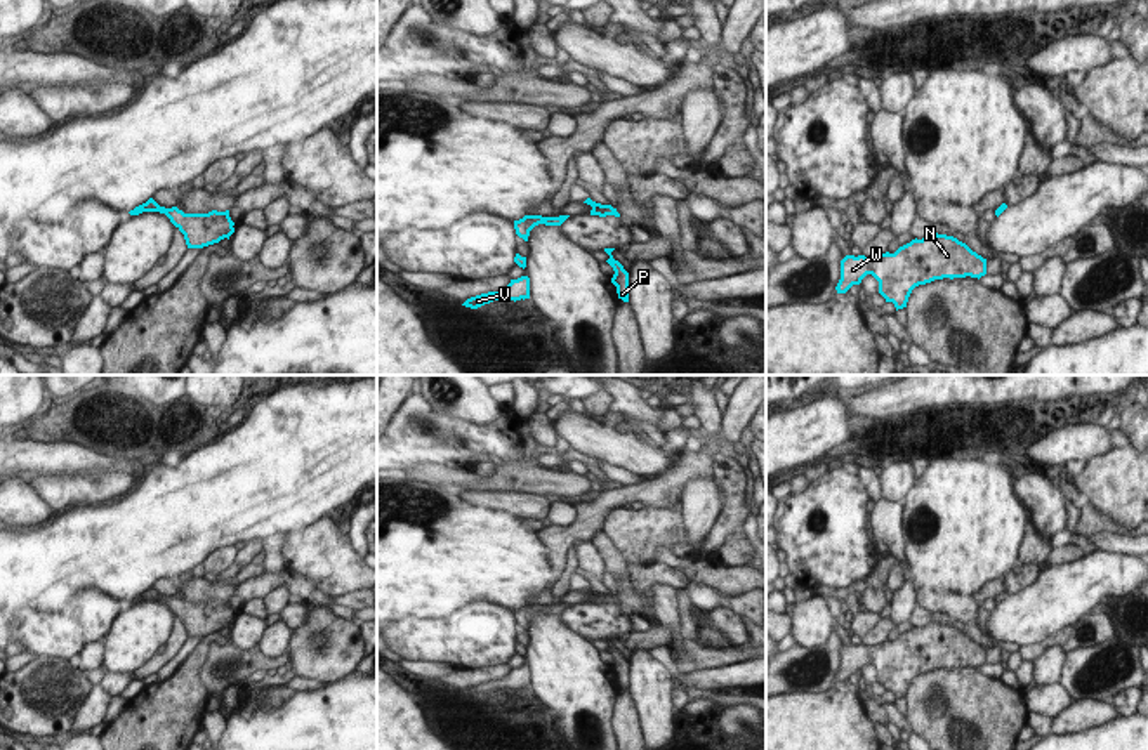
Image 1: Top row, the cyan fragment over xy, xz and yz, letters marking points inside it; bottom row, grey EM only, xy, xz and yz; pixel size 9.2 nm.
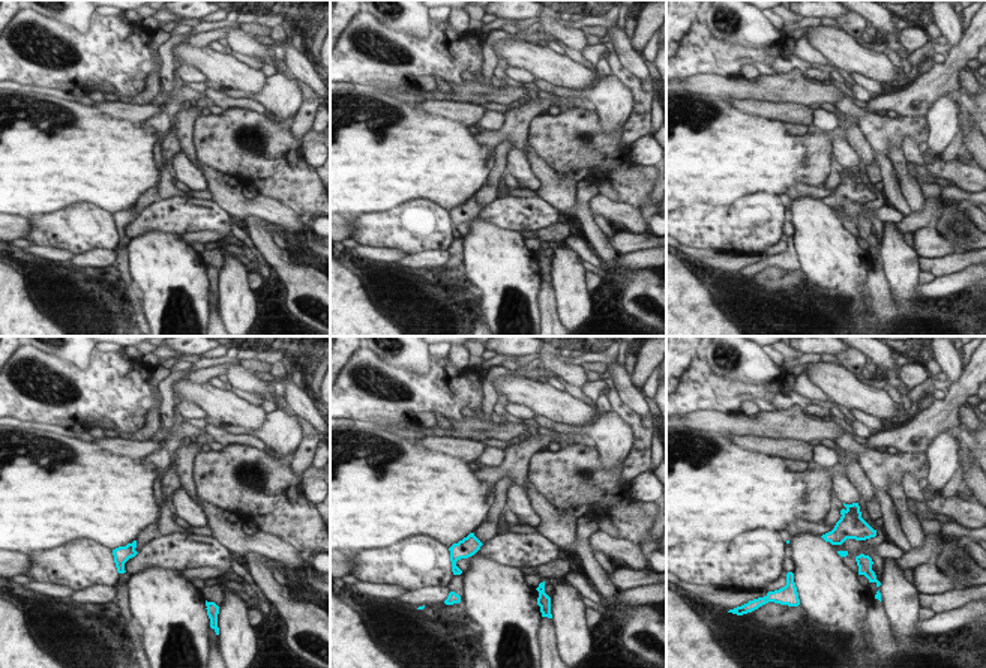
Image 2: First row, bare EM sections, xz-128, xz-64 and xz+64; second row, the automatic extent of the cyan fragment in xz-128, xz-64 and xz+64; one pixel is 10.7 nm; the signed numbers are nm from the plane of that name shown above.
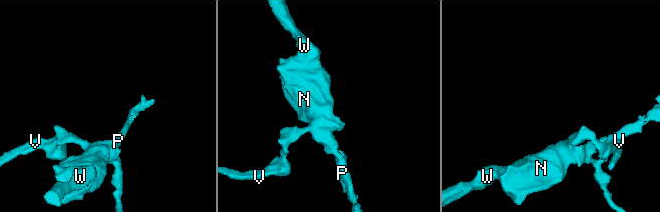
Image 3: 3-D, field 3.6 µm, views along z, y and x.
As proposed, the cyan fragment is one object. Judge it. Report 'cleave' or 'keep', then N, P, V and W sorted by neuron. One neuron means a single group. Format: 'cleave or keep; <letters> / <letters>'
keep; N P V W

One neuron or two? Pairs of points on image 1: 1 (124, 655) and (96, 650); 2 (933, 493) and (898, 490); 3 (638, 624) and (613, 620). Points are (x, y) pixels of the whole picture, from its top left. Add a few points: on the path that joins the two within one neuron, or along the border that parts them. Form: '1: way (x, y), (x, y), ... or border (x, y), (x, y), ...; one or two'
1: border (105, 638), (101, 665); two
2: border (916, 483), (903, 497); two
3: border (627, 617), (633, 631); two

